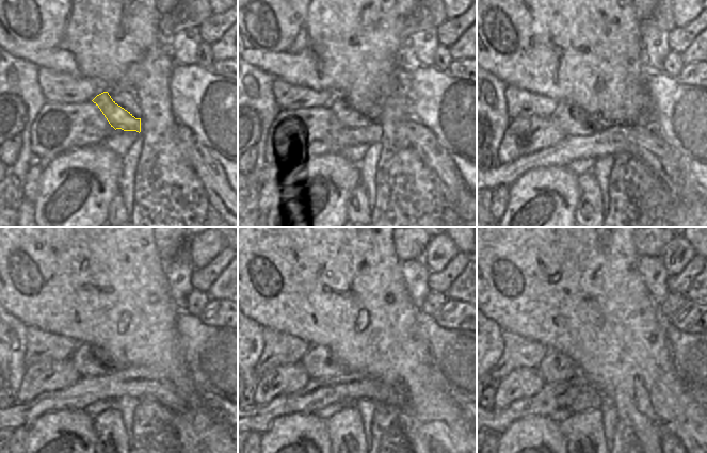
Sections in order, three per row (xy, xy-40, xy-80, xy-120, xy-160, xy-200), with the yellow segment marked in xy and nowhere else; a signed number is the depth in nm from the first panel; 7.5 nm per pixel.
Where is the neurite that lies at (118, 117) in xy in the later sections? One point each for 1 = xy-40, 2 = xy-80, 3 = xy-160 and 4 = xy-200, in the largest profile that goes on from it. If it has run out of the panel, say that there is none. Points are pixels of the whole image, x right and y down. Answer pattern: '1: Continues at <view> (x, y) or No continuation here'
1: Continues at xy-40 (350, 117)
2: Continues at xy-80 (572, 122)
3: Continues at xy-160 (319, 362)
4: Continues at xy-200 (556, 367)

